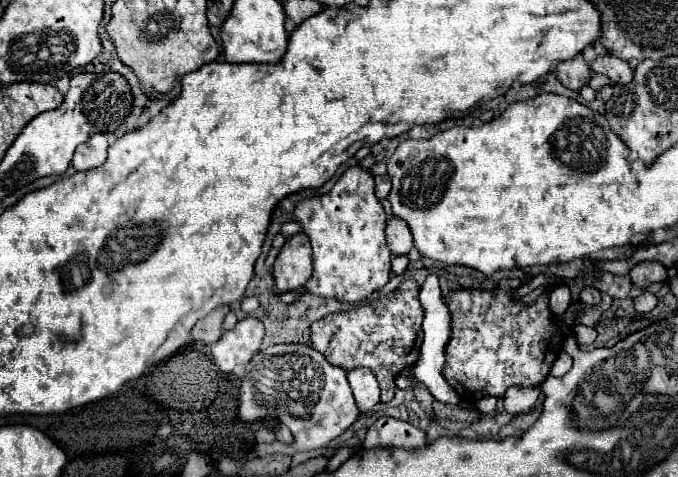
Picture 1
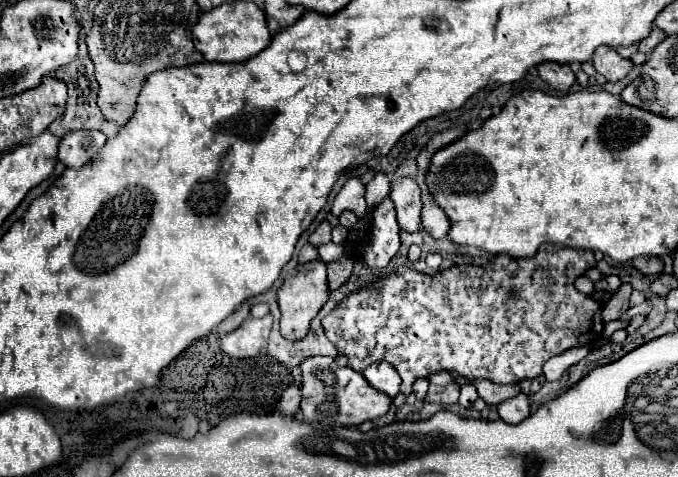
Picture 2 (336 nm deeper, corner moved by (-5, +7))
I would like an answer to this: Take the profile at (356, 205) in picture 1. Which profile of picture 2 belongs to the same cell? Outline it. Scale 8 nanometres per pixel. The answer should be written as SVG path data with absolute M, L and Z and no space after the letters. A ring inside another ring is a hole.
M385 198L373 212L369 244L363 250L363 260L369 268L381 270L397 254L401 246L399 224L395 218L395 208L389 198Z

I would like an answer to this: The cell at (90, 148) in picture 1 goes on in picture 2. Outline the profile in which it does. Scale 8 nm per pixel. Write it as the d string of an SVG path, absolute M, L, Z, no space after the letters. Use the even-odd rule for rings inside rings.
M77 130L63 136L57 158L69 168L81 168L105 144L105 134L99 130Z

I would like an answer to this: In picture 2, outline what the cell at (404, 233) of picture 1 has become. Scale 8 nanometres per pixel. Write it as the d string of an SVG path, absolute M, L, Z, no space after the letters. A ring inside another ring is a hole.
M395 178L389 198L395 204L397 222L407 232L421 228L421 190L413 178Z

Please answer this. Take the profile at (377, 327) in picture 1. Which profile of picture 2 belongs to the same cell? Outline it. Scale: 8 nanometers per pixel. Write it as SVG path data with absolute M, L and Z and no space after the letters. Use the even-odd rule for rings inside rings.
M545 244L537 250L535 256L531 258L511 258L509 254L499 254L495 256L487 266L473 266L473 264L461 264L461 266L451 266L451 268L445 268L445 270L439 270L435 276L429 276L429 274L421 274L409 266L397 266L393 268L389 274L381 276L379 280L359 288L357 292L349 294L343 298L343 302L339 306L335 306L325 318L323 318L323 328L325 328L325 334L327 338L337 346L339 354L347 358L347 366L357 370L357 372L363 372L365 366L369 364L375 364L375 362L389 362L401 376L403 380L403 394L409 396L411 394L411 386L417 378L427 378L435 372L441 372L441 370L447 370L447 372L459 372L463 374L465 378L483 378L483 380L491 380L495 384L519 384L521 380L527 380L527 378L537 378L541 372L543 372L543 364L555 356L555 354L561 354L569 348L575 348L575 346L587 346L587 344L593 344L601 338L603 334L603 322L601 322L601 304L593 298L593 296L587 296L583 292L579 292L575 288L575 280L579 276L583 276L589 268L595 268L597 262L593 258L593 252L589 250L575 250L575 248L565 248L565 246L553 246L553 244Z

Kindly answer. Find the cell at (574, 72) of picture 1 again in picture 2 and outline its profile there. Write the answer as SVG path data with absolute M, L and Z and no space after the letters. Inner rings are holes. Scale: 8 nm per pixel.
M543 62L537 66L537 72L541 80L545 80L551 88L555 90L569 90L575 84L575 74L567 64L557 64L557 62Z

